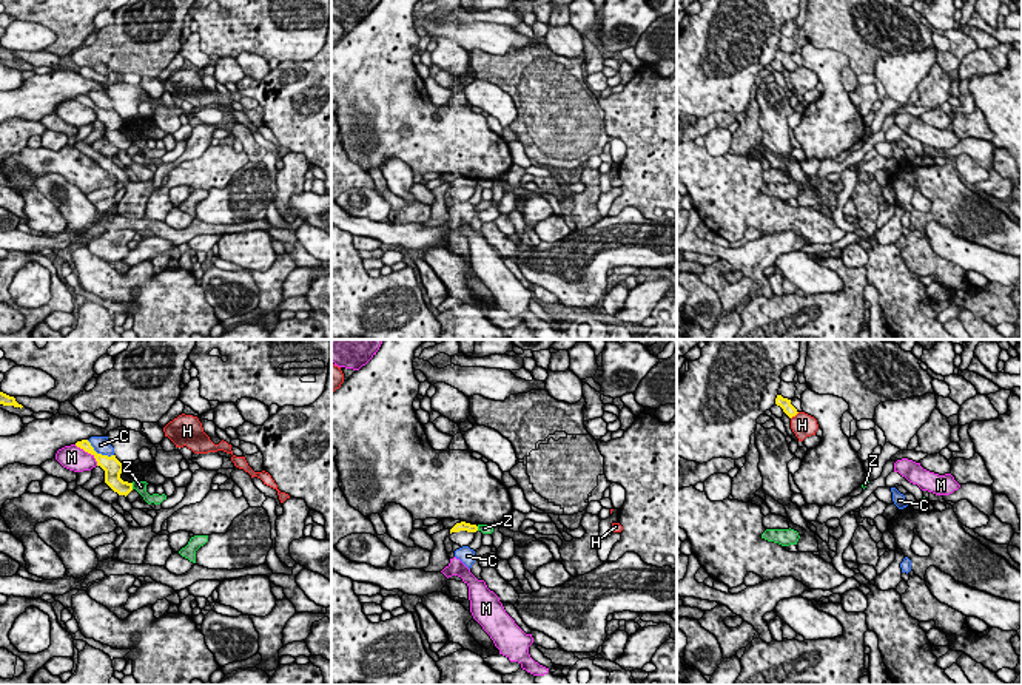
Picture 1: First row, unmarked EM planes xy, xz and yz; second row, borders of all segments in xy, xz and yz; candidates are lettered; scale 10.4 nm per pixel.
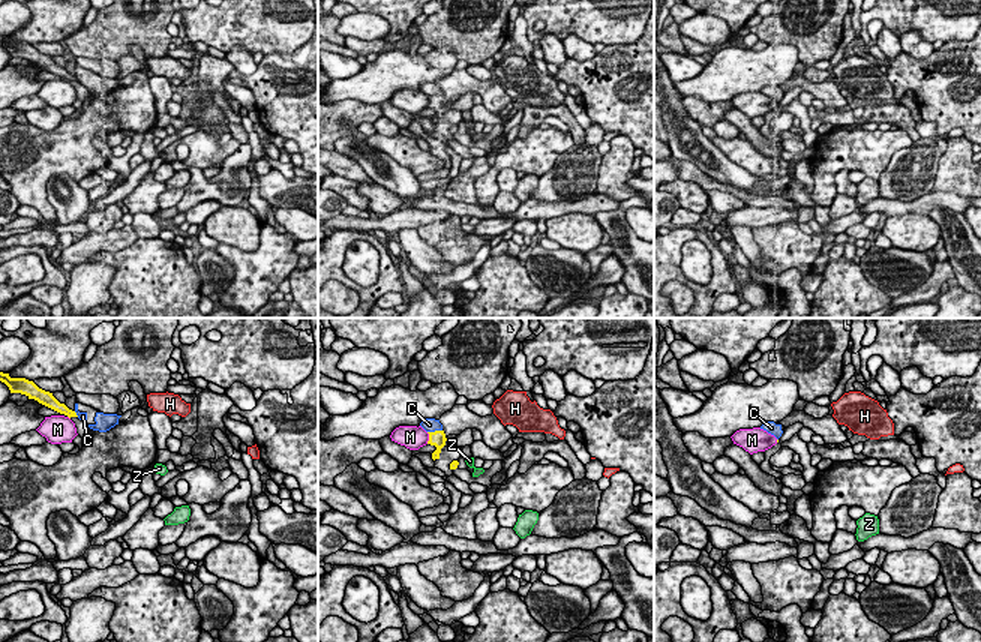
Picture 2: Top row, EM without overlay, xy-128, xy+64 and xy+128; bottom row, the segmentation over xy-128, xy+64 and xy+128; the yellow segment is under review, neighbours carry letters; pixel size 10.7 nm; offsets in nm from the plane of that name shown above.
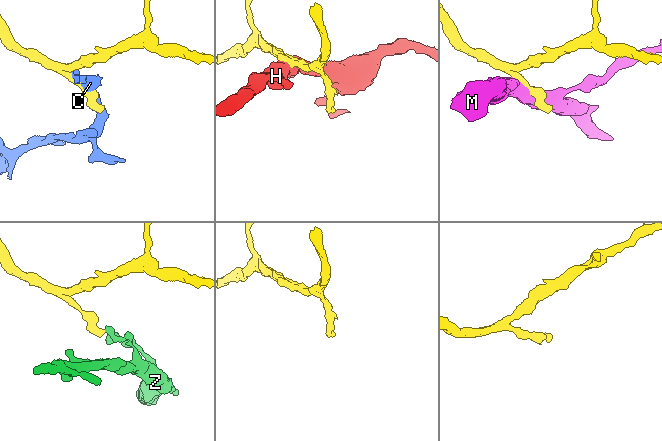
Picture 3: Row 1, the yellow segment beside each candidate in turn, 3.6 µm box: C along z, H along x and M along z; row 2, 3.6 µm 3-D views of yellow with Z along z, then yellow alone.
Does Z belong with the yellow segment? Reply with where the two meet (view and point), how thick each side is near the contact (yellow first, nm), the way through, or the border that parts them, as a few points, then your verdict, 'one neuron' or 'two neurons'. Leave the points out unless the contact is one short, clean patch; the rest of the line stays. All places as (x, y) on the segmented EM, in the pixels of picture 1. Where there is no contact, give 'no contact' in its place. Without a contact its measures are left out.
meets yellow in xy at (131, 486); 170 nm thick on the yellow side, 130 nm on the other; border along xy (131, 483), (133, 488); two neurons

